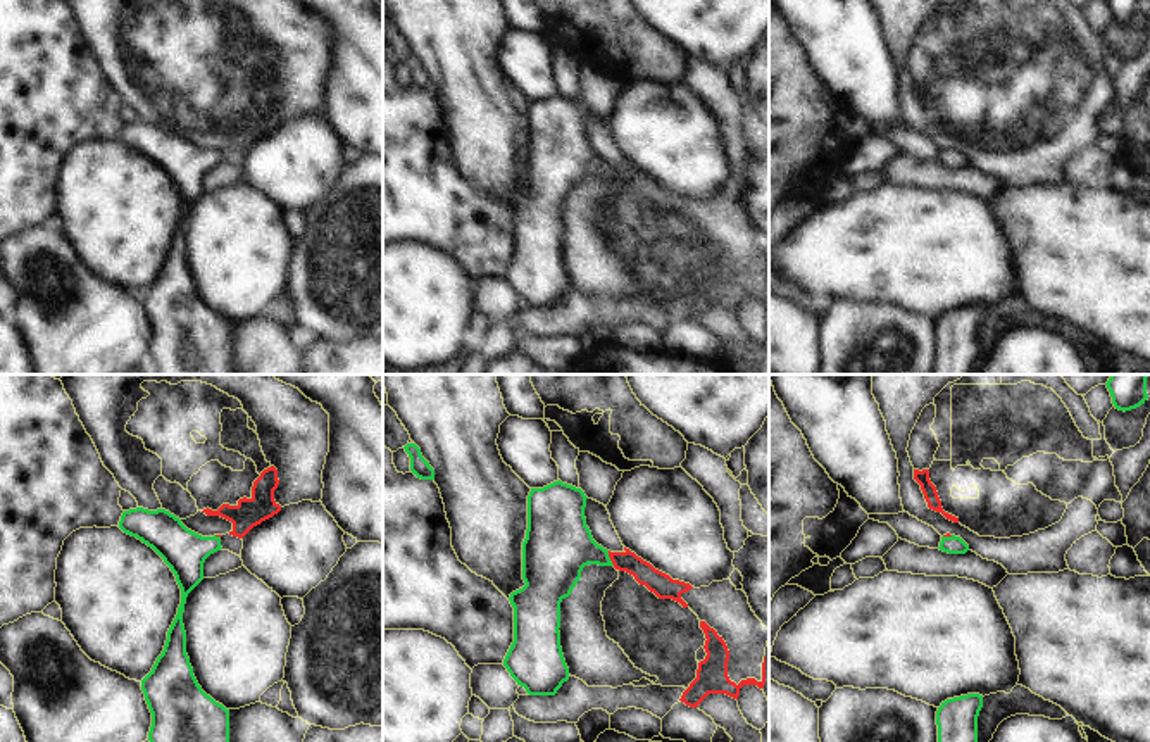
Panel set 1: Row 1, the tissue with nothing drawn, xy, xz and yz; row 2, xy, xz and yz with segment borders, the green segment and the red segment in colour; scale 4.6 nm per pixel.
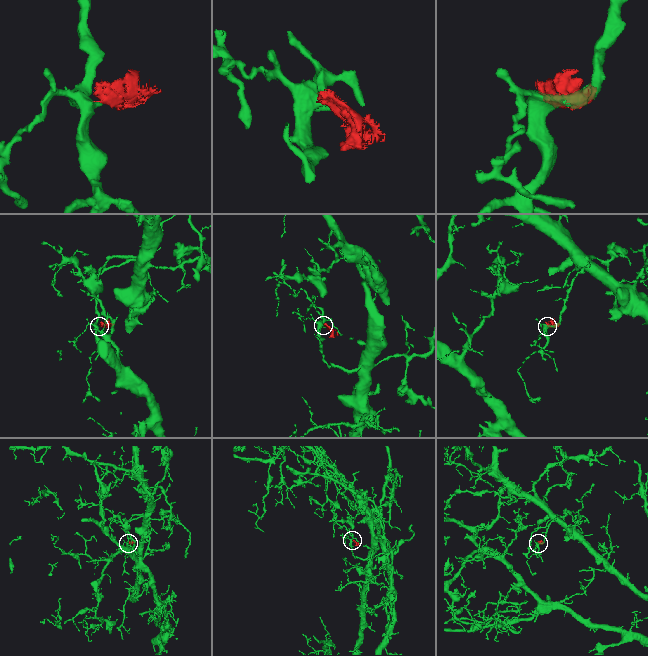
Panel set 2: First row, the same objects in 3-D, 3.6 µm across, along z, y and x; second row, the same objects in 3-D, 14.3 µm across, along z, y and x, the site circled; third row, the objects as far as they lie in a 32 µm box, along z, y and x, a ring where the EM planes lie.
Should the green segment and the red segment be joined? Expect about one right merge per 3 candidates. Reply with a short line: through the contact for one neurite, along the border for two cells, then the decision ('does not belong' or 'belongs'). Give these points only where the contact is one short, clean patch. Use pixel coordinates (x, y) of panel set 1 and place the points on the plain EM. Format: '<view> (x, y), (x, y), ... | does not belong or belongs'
xz (607, 164), (614, 178) | does not belong

